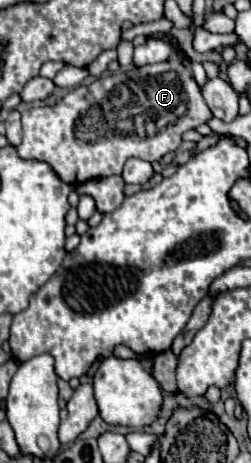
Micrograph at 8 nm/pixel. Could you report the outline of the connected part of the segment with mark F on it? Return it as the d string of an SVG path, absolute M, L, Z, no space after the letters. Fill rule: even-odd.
M168 60L160 64L134 66L128 72L108 74L96 78L88 86L78 86L68 92L54 106L30 108L22 112L22 128L24 138L18 146L18 154L22 158L36 158L48 162L56 174L72 186L84 184L90 178L122 174L122 166L128 158L142 158L148 162L160 160L164 154L174 152L182 144L182 134L204 124L210 118L210 110L198 90L198 84L182 62Z

